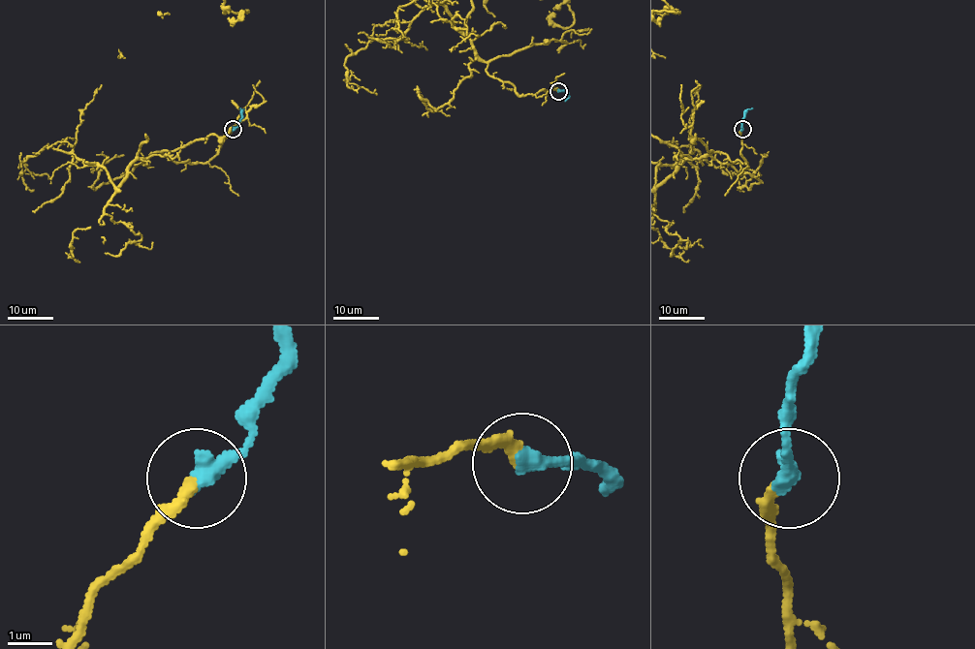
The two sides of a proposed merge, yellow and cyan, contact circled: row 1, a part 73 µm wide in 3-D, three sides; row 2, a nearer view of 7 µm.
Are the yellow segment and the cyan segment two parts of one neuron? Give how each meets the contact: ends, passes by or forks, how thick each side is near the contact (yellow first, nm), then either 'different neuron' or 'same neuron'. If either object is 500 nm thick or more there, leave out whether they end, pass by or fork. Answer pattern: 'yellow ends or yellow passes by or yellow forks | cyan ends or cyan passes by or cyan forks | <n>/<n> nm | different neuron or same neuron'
yellow ends | cyan ends | 280/420 nm | same neuron

